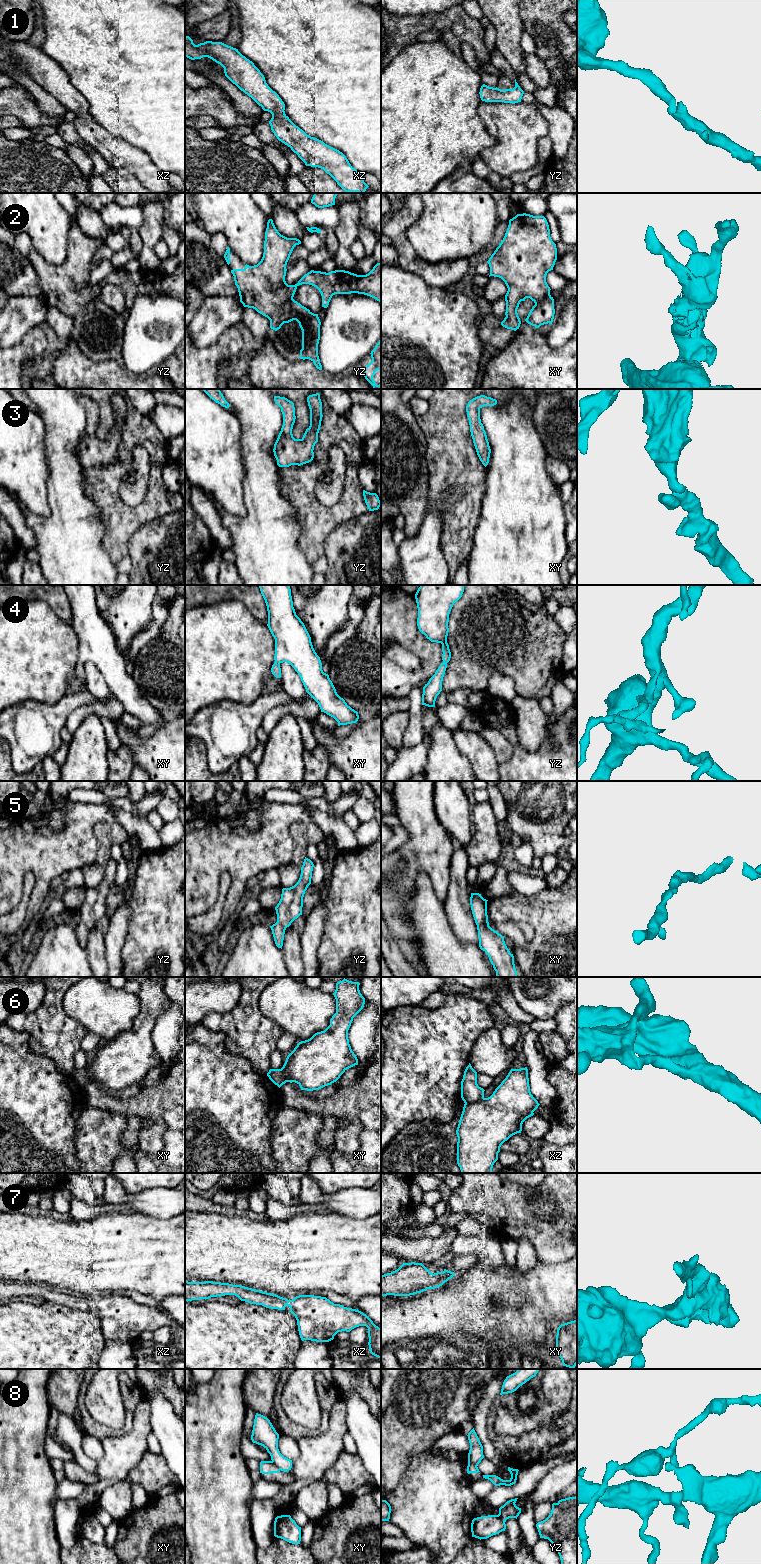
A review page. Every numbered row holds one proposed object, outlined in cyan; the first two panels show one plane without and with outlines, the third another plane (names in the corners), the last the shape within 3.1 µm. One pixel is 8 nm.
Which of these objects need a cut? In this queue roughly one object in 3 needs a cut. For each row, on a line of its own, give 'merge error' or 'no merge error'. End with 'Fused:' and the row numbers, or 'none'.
1: no merge error
2: no merge error
3: no merge error
4: no merge error
5: no merge error
6: merge error
7: no merge error
8: merge error
Fused: 6, 8

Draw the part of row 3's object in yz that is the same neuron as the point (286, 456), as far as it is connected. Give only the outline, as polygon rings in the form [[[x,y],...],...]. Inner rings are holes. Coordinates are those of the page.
[[[316,393],[307,397],[310,426],[301,439],[295,439],[292,434],[296,419],[294,403],[280,396],[274,396],[274,401],[281,408],[283,414],[283,425],[273,449],[277,465],[279,467],[301,466],[311,462],[314,458],[313,450],[318,442],[318,433],[323,417],[320,394]]]

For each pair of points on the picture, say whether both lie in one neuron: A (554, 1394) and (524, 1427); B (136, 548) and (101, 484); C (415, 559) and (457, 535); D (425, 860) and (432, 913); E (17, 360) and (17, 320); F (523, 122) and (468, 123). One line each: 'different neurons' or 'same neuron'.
A: same neuron
B: different neurons
C: different neurons
D: different neurons
E: different neurons
F: different neurons

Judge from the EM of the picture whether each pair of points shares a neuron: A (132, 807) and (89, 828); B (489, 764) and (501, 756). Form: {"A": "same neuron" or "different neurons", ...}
{"A": "different neurons", "B": "different neurons"}

